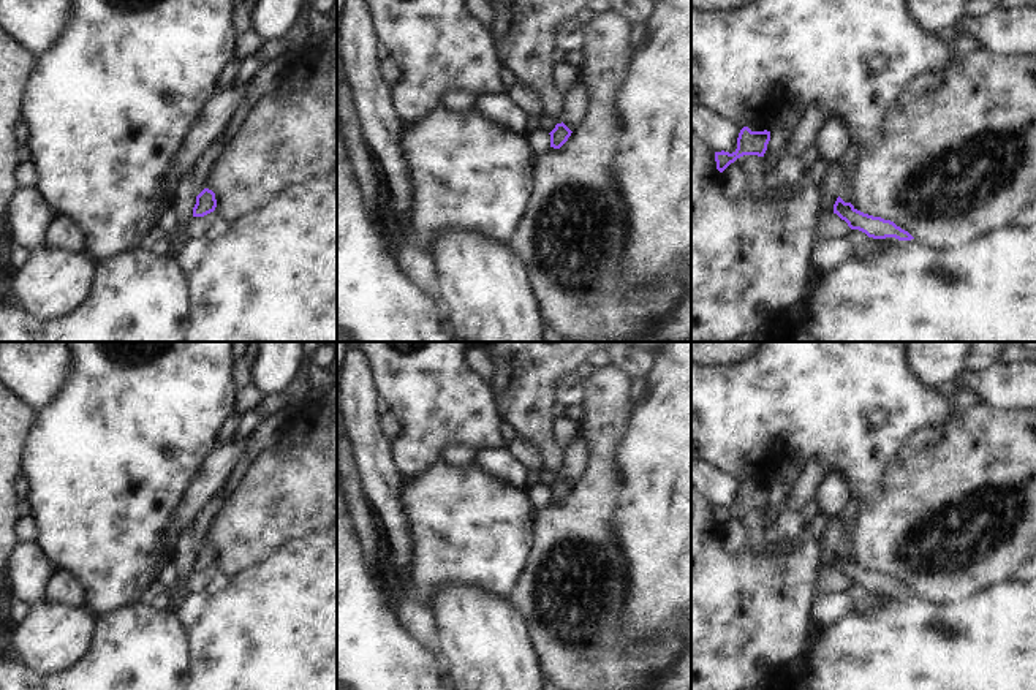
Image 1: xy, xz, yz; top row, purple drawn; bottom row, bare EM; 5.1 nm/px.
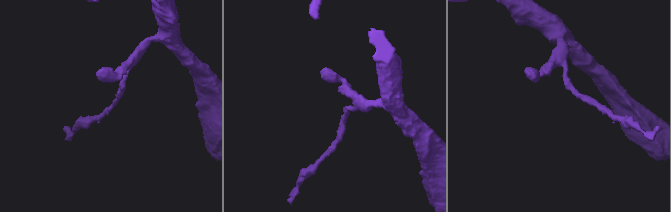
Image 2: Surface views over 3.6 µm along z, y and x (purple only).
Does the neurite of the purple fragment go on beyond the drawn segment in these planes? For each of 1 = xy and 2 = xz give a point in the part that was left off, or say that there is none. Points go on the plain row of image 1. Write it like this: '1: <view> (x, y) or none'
1: none
2: none

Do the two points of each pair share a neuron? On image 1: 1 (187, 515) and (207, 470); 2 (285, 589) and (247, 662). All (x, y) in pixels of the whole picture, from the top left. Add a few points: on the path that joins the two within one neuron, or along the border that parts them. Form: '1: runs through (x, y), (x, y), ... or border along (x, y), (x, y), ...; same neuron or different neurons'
1: runs through (192, 504), (207, 481); same neuron
2: runs through (285, 606), (285, 624), (264, 644); same neuron

